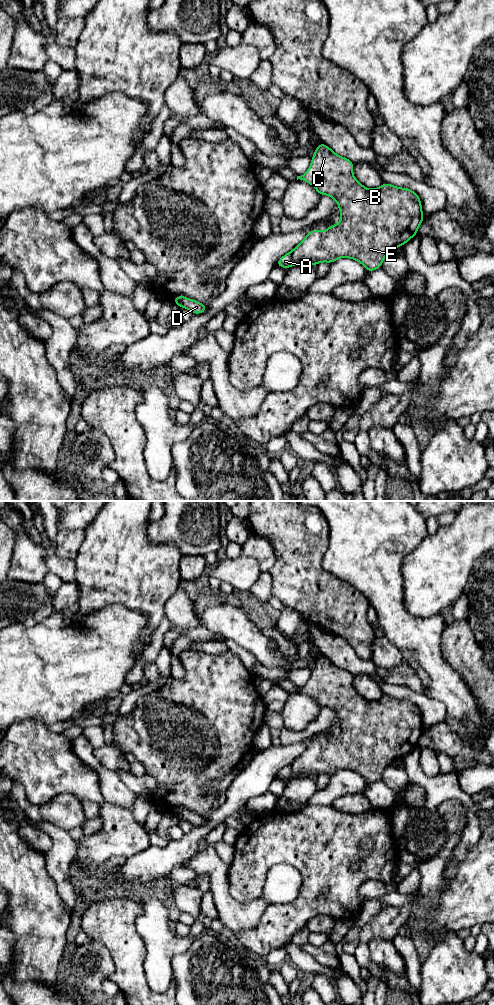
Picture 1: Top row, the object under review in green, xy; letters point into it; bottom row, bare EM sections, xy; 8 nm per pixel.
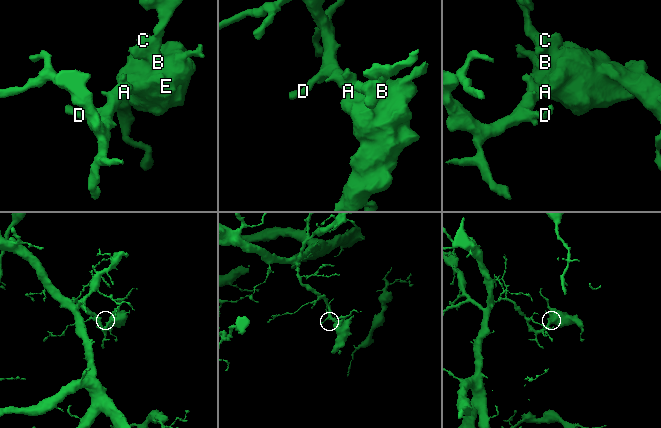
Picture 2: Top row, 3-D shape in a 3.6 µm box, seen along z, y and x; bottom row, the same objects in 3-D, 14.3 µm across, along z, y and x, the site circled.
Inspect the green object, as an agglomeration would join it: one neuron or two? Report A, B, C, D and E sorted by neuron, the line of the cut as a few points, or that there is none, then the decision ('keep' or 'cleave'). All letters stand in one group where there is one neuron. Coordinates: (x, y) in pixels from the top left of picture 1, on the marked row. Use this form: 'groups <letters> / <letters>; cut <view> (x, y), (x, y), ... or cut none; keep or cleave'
groups A B C D E; cut none; keep

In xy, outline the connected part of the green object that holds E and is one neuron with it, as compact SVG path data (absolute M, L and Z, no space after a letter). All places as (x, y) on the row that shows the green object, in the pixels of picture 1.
M324 143L316 146L310 167L303 175L297 176L297 180L310 183L319 195L332 197L339 207L341 220L324 231L314 229L308 232L293 250L280 257L276 266L288 269L297 264L313 266L321 262L331 264L339 258L351 258L360 262L366 271L370 272L381 269L384 258L393 249L404 246L407 241L417 235L418 228L424 221L419 195L409 188L401 188L388 183L383 183L375 189L366 188L354 177L354 165L348 158L337 155Z

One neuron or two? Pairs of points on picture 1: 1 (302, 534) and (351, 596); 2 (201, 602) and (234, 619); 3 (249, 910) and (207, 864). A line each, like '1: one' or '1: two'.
1: one
2: two
3: one

